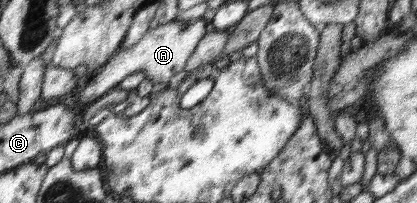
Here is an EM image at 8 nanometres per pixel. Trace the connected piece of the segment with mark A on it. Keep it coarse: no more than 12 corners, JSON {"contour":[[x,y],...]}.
{"contour":[[204,18],[150,28],[95,73],[93,104],[132,72],[154,84],[179,76],[207,34]]}

